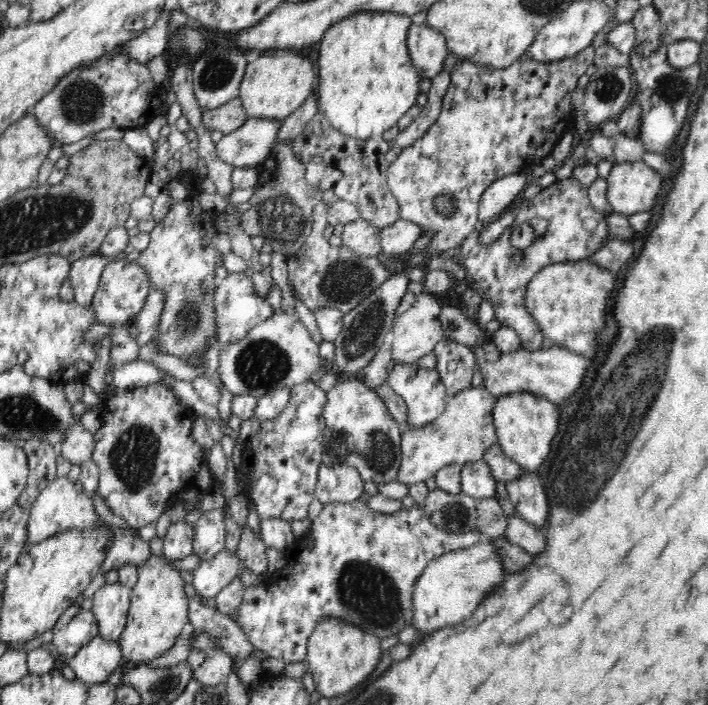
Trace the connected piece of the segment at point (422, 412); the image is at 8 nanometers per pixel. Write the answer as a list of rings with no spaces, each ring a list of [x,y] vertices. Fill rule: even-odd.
[[[392,362],[386,382],[404,399],[410,428],[427,425],[444,412],[449,396],[436,368]]]

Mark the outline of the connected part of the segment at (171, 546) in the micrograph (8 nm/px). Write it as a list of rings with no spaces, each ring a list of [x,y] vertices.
[[[176,521],[163,536],[163,553],[171,562],[182,560],[193,552],[195,530],[186,521]]]

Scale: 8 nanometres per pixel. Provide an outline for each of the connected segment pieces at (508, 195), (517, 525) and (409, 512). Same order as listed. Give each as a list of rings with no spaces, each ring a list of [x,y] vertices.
[[[524,170],[496,180],[480,198],[478,221],[488,225],[499,218],[528,187],[526,175]]]
[[[517,514],[506,517],[506,532],[504,532],[504,536],[510,543],[524,548],[533,556],[542,554],[544,546],[546,546],[544,530],[525,521]]]
[[[362,499],[330,503],[321,508],[305,536],[284,548],[287,563],[269,574],[264,585],[244,589],[235,620],[257,650],[262,650],[268,657],[281,658],[286,664],[307,661],[308,639],[322,618],[339,618],[367,630],[378,639],[398,635],[406,626],[412,625],[412,588],[428,562],[482,540],[478,530],[462,534],[440,530],[417,505],[388,514],[370,508]]]

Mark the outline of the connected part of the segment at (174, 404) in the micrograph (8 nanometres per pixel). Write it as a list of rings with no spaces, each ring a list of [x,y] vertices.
[[[150,383],[146,386],[141,386],[133,389],[115,389],[115,393],[105,402],[104,407],[101,411],[101,427],[93,435],[94,438],[94,450],[92,453],[92,459],[98,469],[100,469],[99,474],[99,487],[98,492],[104,498],[105,503],[108,508],[114,512],[116,516],[120,516],[126,520],[128,525],[133,528],[139,529],[140,527],[146,526],[152,522],[156,522],[159,516],[168,508],[174,504],[192,503],[195,508],[192,510],[198,510],[201,506],[202,500],[211,492],[215,484],[215,479],[211,476],[209,471],[209,466],[207,463],[208,452],[210,452],[210,445],[198,445],[194,438],[192,437],[192,422],[196,413],[188,407],[188,405],[180,402],[174,393],[164,385],[160,383]]]

